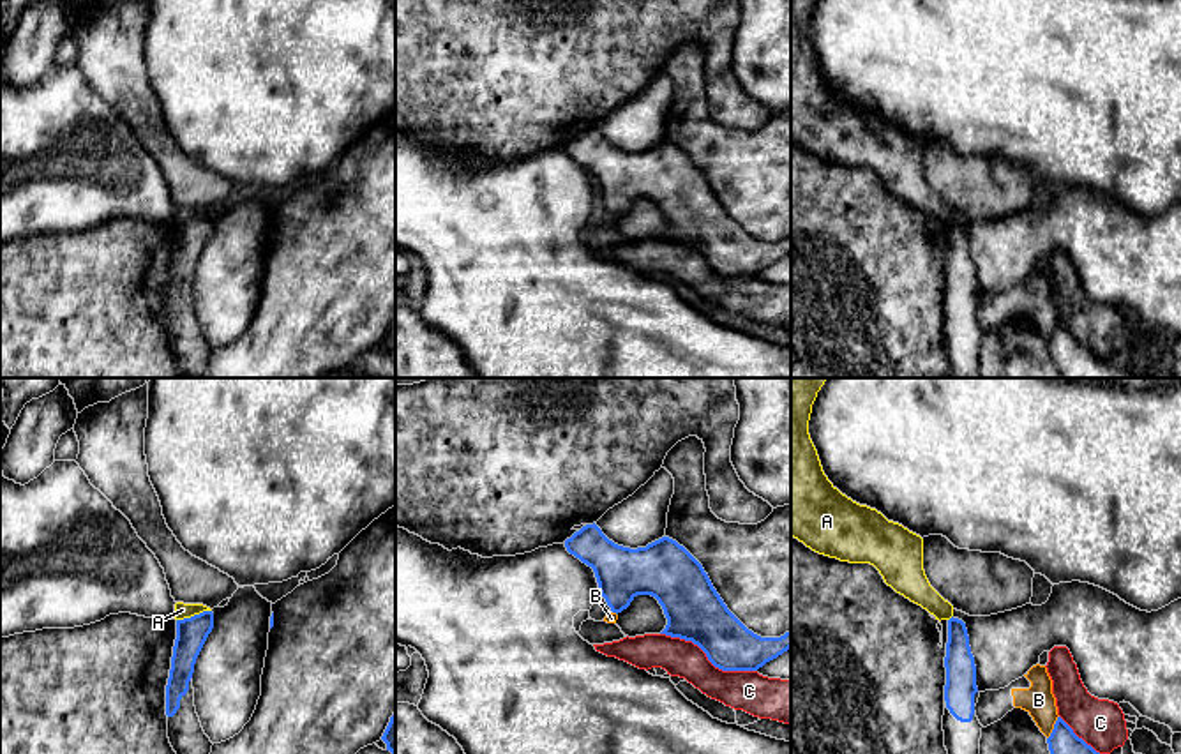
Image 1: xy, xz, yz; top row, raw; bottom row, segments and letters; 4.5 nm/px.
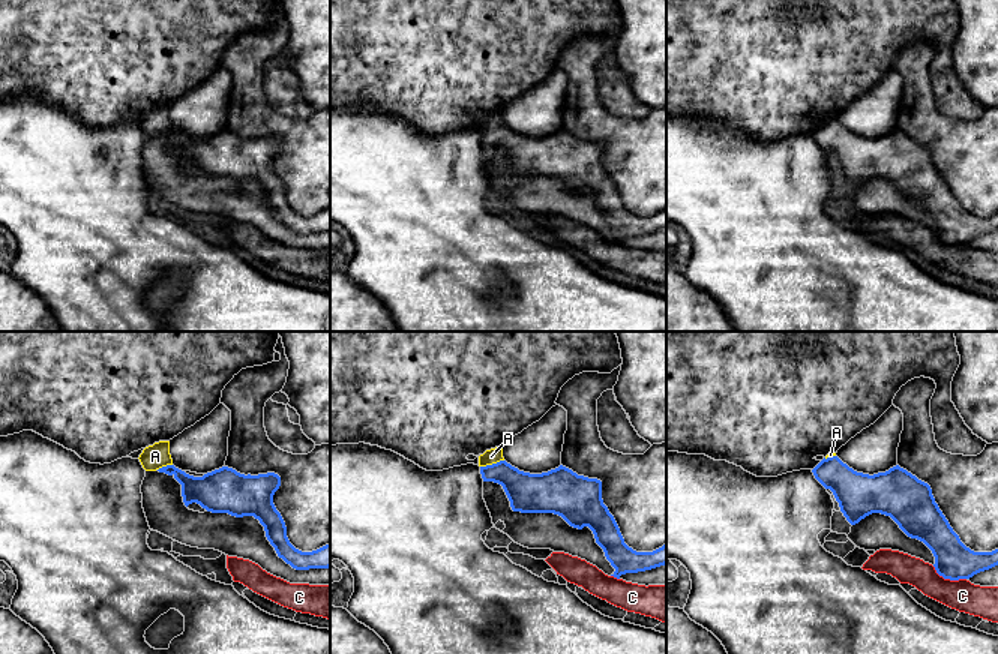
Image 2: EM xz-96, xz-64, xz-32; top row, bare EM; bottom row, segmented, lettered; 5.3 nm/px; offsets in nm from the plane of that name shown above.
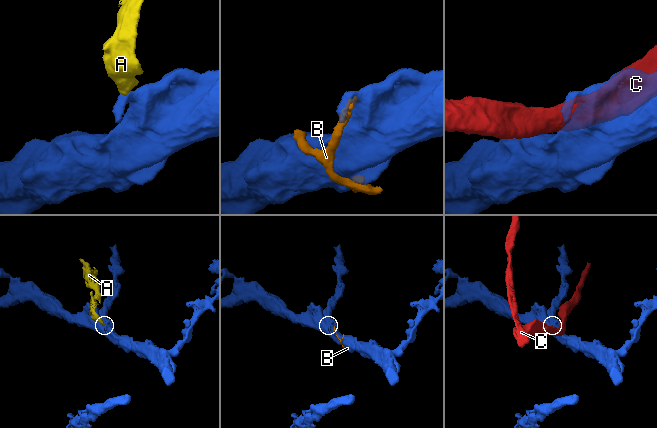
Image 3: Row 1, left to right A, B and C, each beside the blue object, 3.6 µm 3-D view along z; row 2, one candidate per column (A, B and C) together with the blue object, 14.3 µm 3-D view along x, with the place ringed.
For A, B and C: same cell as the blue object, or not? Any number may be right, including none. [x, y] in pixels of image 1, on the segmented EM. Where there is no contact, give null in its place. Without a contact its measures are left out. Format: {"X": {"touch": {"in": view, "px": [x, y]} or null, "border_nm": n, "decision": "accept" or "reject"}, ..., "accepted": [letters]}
{"A": {"touch": {"in": "xy", "px": [195, 615]}, "border_nm": 170, "decision": "reject"}, "B": {"touch": {"in": "yz", "px": [1054, 728]}, "border_nm": 120, "decision": "reject"}, "C": {"touch": {"in": "xz", "px": [708, 659]}, "border_nm": 480, "decision": "reject"}, "accepted": []}

